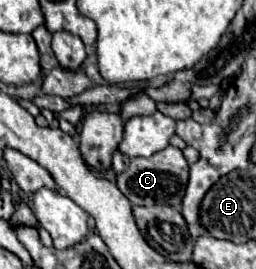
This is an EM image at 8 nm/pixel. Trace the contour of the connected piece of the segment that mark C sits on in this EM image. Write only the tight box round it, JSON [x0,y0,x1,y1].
[118,146,188,208]

